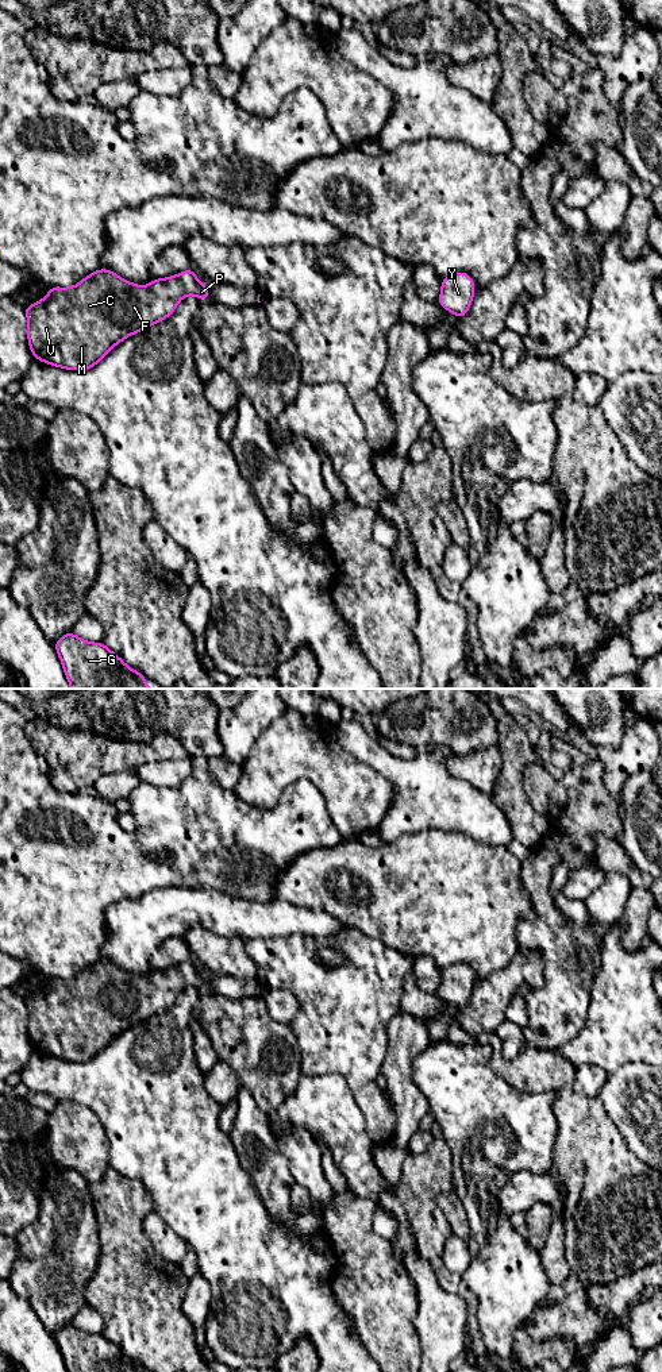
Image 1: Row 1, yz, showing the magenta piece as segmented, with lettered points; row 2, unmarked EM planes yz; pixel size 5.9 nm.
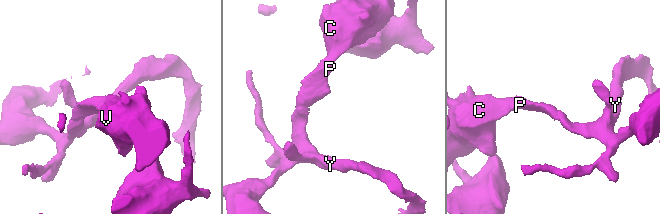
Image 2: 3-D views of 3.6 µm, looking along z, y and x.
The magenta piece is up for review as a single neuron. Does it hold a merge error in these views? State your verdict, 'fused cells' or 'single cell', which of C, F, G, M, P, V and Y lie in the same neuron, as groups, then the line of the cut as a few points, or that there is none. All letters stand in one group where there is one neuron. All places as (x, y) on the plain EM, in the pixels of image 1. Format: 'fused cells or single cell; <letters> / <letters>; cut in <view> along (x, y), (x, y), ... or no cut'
single cell; C F G M P V Y; no cut

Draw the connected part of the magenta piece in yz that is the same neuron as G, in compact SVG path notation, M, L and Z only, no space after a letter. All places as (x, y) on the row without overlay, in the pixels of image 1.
M68 1322L53 1337L68 1372L146 1372L101 1333L86 1333Z

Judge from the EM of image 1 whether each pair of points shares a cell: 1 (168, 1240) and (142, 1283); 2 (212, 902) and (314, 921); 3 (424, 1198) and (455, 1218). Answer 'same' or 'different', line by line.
1: different
2: same
3: different

